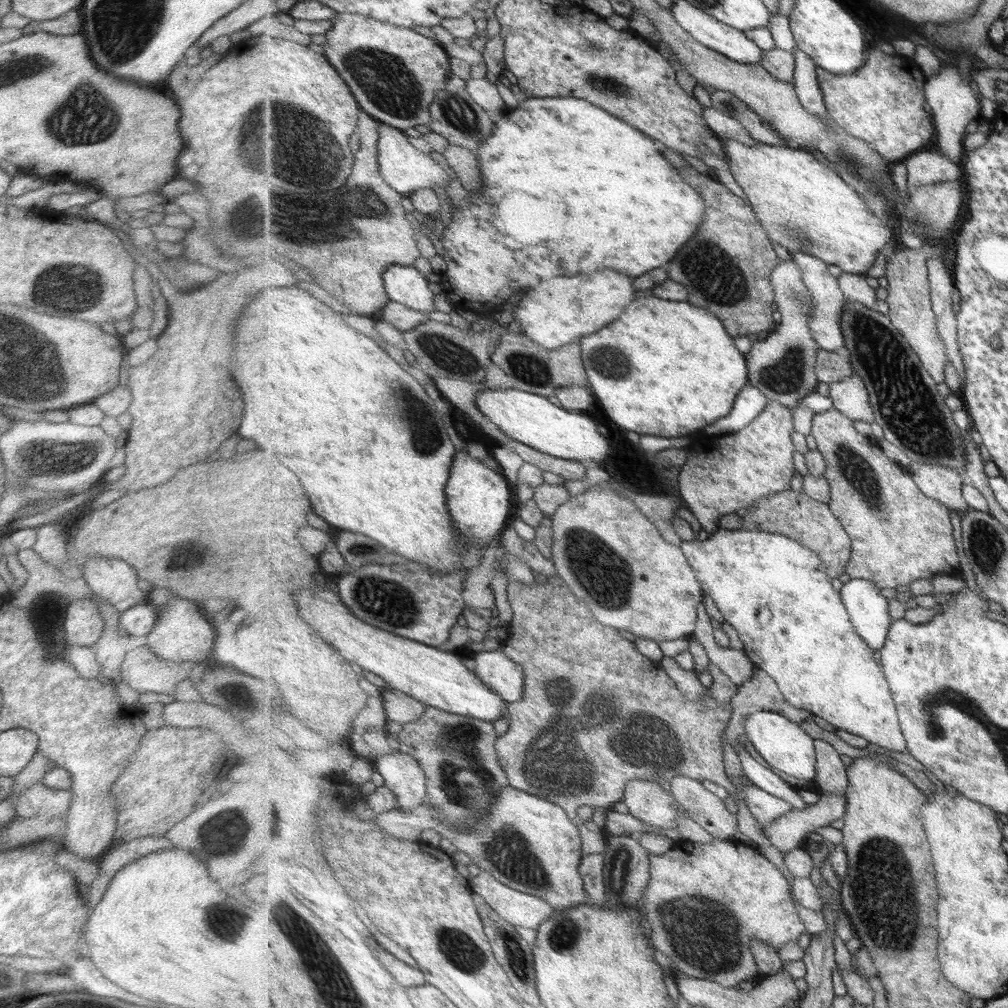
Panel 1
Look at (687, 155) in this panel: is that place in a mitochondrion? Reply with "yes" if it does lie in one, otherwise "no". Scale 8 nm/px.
no

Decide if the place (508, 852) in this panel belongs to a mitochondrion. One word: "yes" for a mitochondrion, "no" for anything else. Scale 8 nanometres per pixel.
yes

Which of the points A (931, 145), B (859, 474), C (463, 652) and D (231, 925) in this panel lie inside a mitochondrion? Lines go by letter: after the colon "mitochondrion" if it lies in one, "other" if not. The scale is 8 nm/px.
A: other
B: mitochondrion
C: other
D: mitochondrion

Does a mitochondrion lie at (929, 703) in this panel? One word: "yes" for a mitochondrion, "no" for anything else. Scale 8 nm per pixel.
yes

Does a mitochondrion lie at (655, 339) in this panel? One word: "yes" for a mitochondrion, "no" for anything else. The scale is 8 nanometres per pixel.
no

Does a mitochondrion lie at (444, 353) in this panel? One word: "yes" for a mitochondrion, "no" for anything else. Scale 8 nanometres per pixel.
yes

